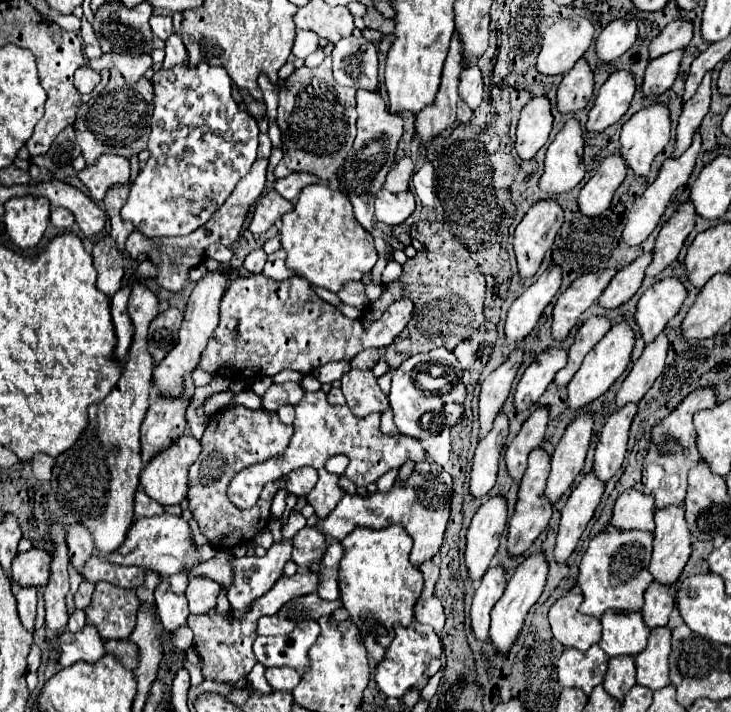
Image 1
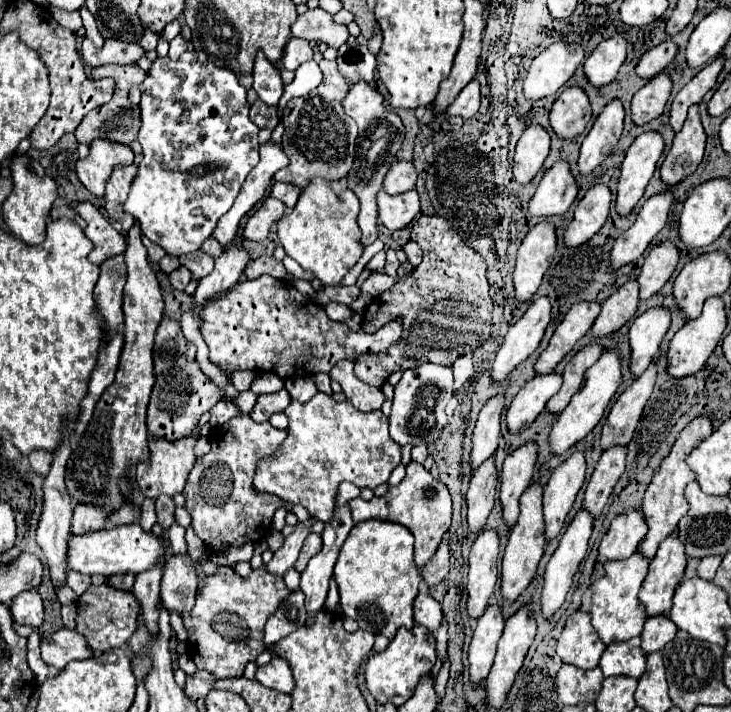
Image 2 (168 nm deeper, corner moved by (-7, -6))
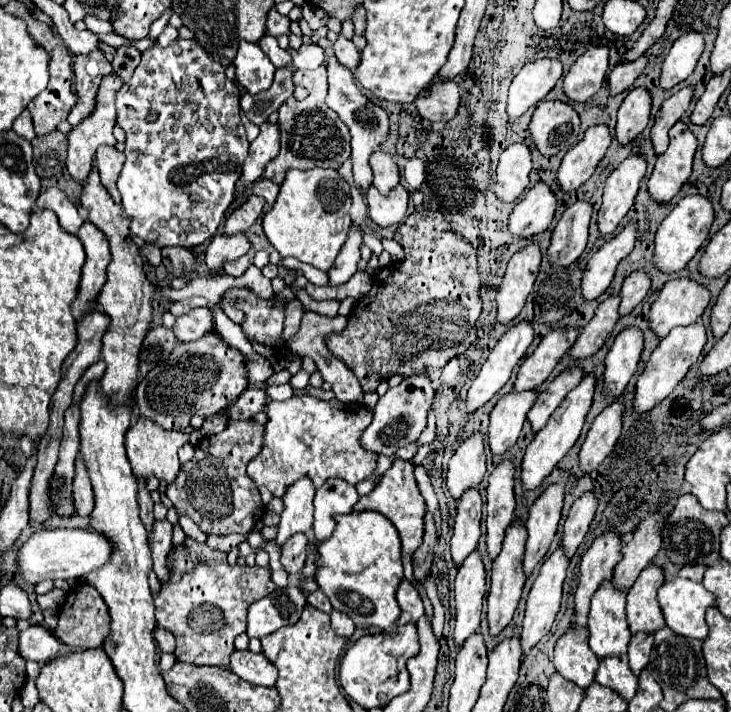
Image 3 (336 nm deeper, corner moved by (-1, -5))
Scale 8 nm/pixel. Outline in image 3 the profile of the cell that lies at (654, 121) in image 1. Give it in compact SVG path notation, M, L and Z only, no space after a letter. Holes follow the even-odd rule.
M635 152L609 174L603 190L603 204L597 218L601 234L613 234L623 216L627 216L627 212L633 208L639 182L645 176L645 168L645 156Z

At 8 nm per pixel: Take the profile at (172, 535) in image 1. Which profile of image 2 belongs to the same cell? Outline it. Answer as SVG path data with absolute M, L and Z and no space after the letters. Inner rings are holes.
M137 523L131 525L121 525L121 527L105 527L99 531L93 531L89 535L71 535L67 541L67 569L83 573L83 575L115 575L115 573L141 573L149 567L153 567L157 561L163 561L167 557L169 551L169 543L163 541L159 543L159 539L153 533L145 533Z

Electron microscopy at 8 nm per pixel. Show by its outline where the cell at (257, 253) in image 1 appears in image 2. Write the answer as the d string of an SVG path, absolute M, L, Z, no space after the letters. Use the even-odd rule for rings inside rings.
M261 255L261 257L253 259L253 261L249 261L243 273L245 273L247 279L257 279L263 273L267 273L271 277L277 277L281 281L287 279L287 271L285 271L283 263L277 261L273 255Z

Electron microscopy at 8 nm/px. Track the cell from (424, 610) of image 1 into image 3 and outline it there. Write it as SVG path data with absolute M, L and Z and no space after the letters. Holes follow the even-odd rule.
M403 580L401 586L397 588L397 602L403 612L411 614L413 622L417 622L425 614L425 608L423 608L423 602L421 602L417 588L411 586L407 580Z

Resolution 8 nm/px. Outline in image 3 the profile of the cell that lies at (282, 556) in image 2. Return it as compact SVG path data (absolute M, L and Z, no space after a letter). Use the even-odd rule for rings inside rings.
M303 478L297 480L289 490L287 496L283 496L285 510L281 512L279 532L277 532L277 546L281 548L293 534L307 534L313 526L313 496L315 486L311 480Z

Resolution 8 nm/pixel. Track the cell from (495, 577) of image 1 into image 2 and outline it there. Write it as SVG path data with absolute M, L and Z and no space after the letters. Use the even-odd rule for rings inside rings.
M497 605L487 607L483 617L477 621L477 627L473 631L473 639L469 645L469 681L473 685L481 685L489 669L493 667L497 641L503 633L503 617Z

